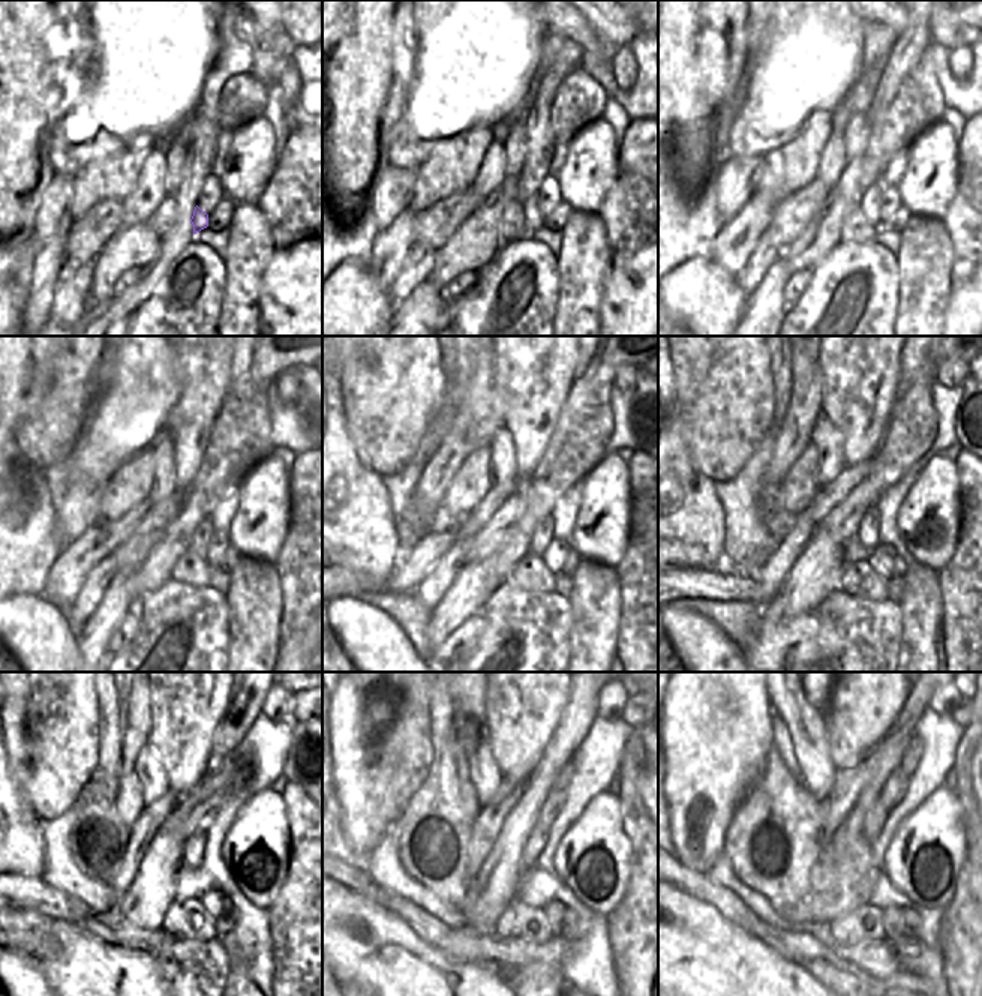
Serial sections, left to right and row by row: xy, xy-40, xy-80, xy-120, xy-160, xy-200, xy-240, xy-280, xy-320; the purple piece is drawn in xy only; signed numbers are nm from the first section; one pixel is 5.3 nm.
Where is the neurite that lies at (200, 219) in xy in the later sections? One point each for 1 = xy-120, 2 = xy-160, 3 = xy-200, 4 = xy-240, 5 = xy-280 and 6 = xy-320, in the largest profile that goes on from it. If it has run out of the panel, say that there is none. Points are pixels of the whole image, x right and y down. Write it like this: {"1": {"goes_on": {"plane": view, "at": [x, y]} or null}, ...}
{"1": {"goes_on": {"plane": "xy-120", "at": [204, 531]}}, "2": {"goes_on": {"plane": "xy-160", "at": [543, 533]}}, "3": {"goes_on": {"plane": "xy-200", "at": [868, 533]}}, "4": {"goes_on": {"plane": "xy-240", "at": [194, 852]}}, "5": {"goes_on": {"plane": "xy-280", "at": [537, 836]}}, "6": {"goes_on": {"plane": "xy-320", "at": [874, 819]}}}

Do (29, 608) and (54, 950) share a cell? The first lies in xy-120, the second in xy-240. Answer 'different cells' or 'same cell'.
different cells

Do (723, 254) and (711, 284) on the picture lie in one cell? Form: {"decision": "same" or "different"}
{"decision": "different"}

